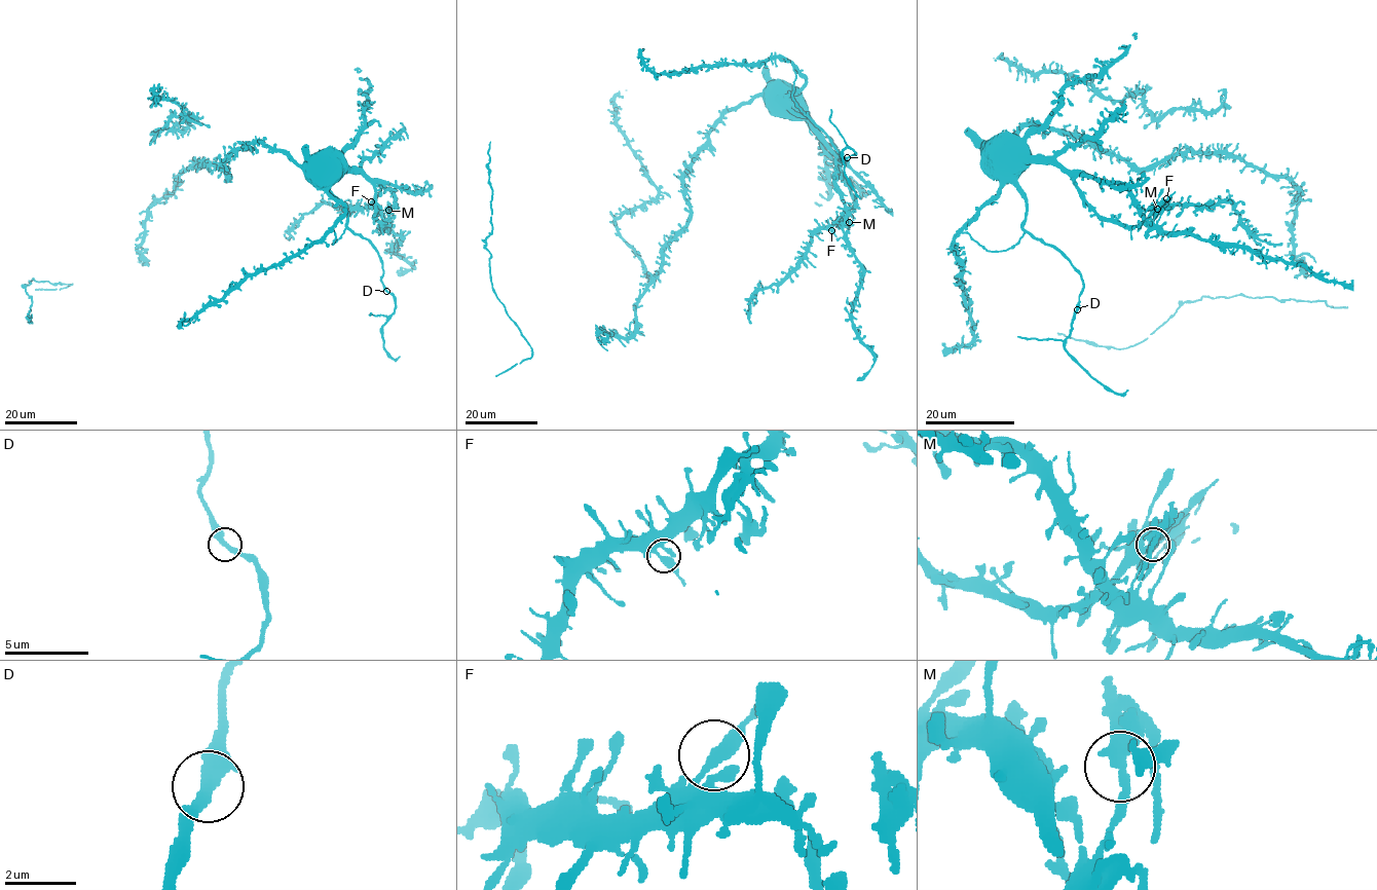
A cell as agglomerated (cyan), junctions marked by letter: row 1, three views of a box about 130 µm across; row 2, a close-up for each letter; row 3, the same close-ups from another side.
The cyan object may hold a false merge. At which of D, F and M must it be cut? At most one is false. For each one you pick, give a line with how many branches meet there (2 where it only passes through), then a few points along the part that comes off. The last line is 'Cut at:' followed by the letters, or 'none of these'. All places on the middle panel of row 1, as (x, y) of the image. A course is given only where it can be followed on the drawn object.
M: Branches: 2
Cut at: M

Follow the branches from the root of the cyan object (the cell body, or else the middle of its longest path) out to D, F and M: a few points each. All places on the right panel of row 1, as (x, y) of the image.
D: (1005, 138), (1014, 141), (1014, 179), (1026, 202), (1024, 228), (1055, 248), (1080, 275), (1083, 291), (1077, 309)
F: (1005, 138), (1021, 140), (1034, 157), (1051, 159), (1102, 217), (1114, 218), (1128, 226), (1140, 225), (1166, 198)
M: (1005, 138), (1021, 140), (1034, 157), (1053, 159), (1068, 170), (1120, 184), (1147, 218), (1152, 218), (1158, 210)

